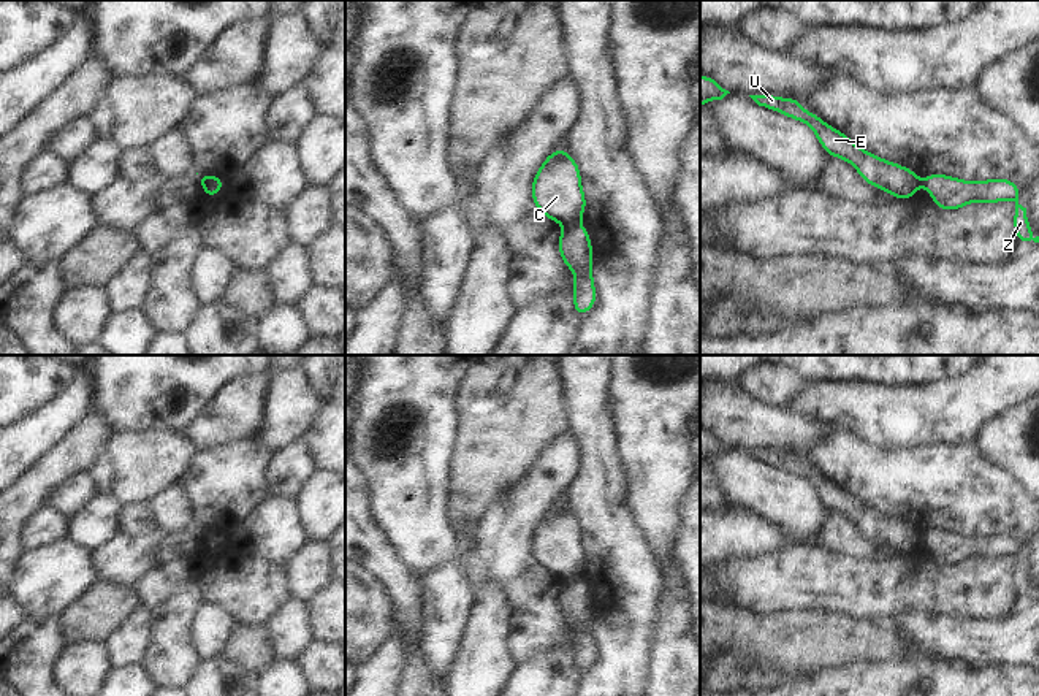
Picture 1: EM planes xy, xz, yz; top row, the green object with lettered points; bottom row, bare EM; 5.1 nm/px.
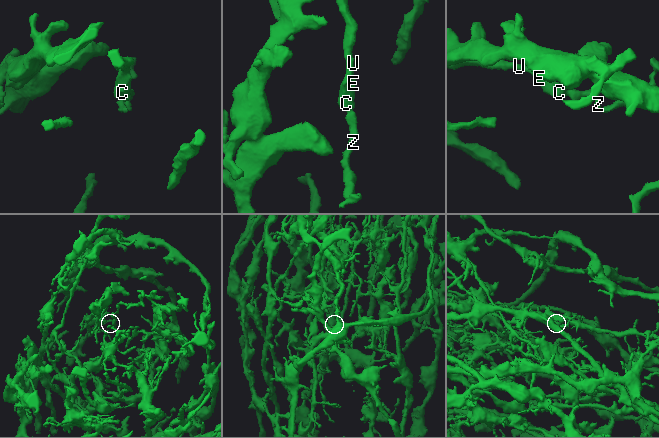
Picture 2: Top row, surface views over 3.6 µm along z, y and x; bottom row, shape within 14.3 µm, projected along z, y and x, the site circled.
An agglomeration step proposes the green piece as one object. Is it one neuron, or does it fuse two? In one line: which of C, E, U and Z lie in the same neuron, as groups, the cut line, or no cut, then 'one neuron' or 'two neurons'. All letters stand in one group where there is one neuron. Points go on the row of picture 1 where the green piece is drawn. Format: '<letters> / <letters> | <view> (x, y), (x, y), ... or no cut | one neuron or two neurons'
C E U / Z | xz (577, 221), (564, 227) | two neurons

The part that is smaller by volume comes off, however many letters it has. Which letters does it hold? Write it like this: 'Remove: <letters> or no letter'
Remove: Z

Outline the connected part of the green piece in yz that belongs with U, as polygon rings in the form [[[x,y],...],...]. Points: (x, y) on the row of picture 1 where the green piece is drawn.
[[[778,95],[749,97],[759,106],[808,124],[827,154],[844,159],[847,163],[854,165],[865,182],[884,192],[890,192],[896,200],[908,200],[915,195],[922,181],[911,168],[887,162],[876,154],[866,152],[839,130],[825,124],[819,116],[801,108],[797,98],[789,97],[782,100]]]

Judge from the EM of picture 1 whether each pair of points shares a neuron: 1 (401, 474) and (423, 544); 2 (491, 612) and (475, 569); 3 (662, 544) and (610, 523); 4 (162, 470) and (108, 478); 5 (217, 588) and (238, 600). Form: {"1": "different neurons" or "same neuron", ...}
{"1": "same neuron", "2": "different neurons", "3": "different neurons", "4": "same neuron", "5": "same neuron"}

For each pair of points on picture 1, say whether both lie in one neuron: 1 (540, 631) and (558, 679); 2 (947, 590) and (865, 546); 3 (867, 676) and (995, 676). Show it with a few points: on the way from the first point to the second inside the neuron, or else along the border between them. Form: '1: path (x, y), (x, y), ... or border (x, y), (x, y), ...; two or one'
1: border (564, 622), (561, 639), (553, 647), (517, 665); two
2: border (895, 554), (882, 560), (857, 560), (849, 557); two
3: path (898, 676), (927, 674), (933, 679), (963, 679); one

